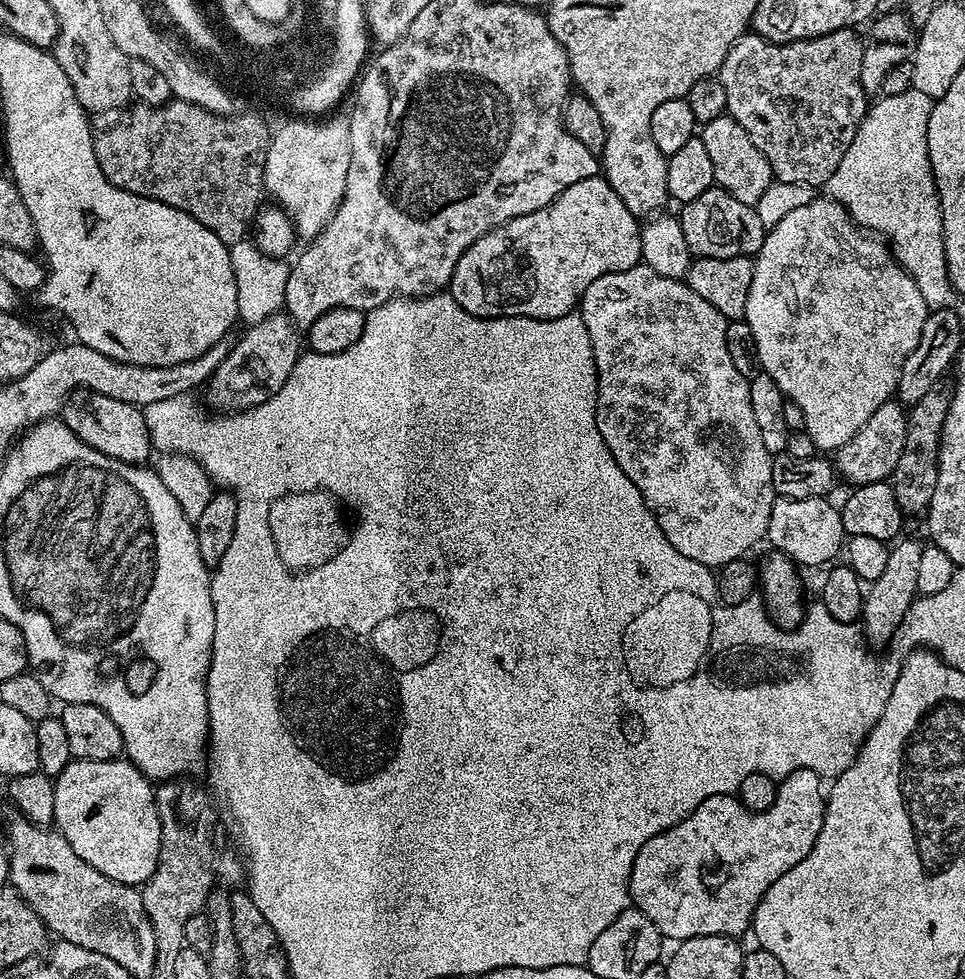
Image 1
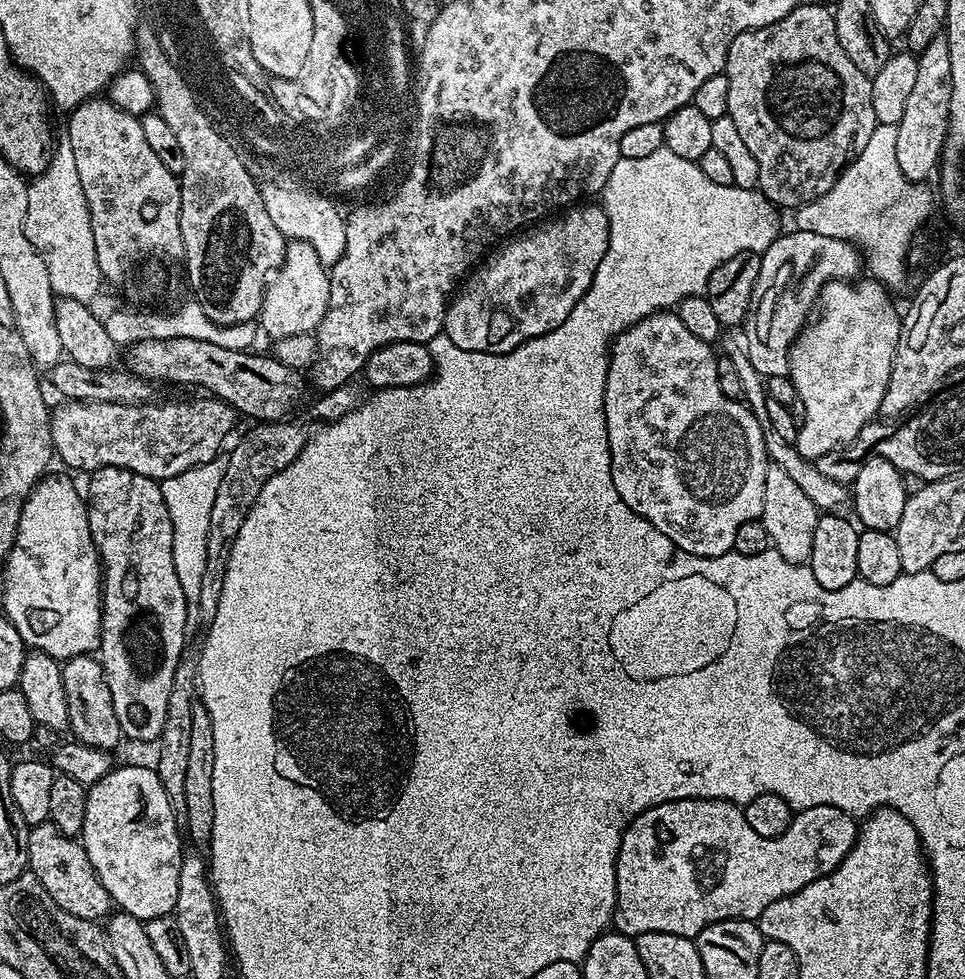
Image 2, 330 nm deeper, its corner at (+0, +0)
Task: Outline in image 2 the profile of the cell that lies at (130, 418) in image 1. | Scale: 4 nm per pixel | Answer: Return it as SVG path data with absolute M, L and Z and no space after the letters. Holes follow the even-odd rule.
M106 466L97 468L91 473L88 484L87 505L88 505L88 529L92 535L92 546L95 555L99 557L102 569L102 635L98 649L99 659L104 665L104 673L110 686L110 694L114 698L114 710L118 714L120 731L125 737L132 740L152 740L159 741L163 733L163 723L167 718L167 699L170 698L171 686L174 682L175 670L178 669L180 658L186 652L184 638L187 633L187 599L184 597L183 586L179 584L178 574L175 572L174 536L172 532L172 520L167 510L167 504L163 500L163 492L160 484L152 480L149 476L143 476L137 472L132 472L128 468L115 468Z

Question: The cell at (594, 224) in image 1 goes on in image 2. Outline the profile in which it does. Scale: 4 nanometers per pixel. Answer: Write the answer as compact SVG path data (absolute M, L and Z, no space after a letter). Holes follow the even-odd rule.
M600 206L584 208L580 212L580 220L579 214L572 211L576 210L565 211L564 220L550 225L545 236L528 236L525 240L506 245L500 260L489 266L485 276L472 274L463 281L462 287L447 305L442 329L443 335L448 336L458 350L489 352L499 356L503 352L513 352L527 340L545 336L554 330L568 317L570 310L574 310L574 306L586 294L596 267L600 265L602 249L606 244L606 213Z

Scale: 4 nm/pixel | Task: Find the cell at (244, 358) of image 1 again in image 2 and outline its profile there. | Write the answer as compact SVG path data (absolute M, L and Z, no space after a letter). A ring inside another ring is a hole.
M207 398L208 400L164 400L161 404L157 402L121 402L118 400L70 400L61 403L61 408L51 413L50 423L52 425L52 447L55 455L60 456L72 468L85 468L88 474L96 471L97 468L114 466L115 468L128 468L132 472L137 472L143 476L149 476L157 482L164 481L172 476L180 475L189 468L196 468L201 464L208 463L212 459L221 455L220 447L224 444L224 439L232 432L232 427L238 421L238 413L235 408L225 400Z

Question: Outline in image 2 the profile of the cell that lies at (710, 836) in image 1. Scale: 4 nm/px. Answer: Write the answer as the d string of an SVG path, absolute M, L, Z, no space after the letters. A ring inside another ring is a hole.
M671 800L665 804L654 806L632 819L620 843L618 858L616 859L616 911L612 913L612 924L615 931L633 938L641 936L644 932L665 932L666 934L695 938L702 929L711 924L717 924L719 920L759 921L762 910L766 910L766 906L770 902L774 902L783 896L789 896L792 892L797 892L809 881L816 880L821 874L835 868L840 863L845 851L851 848L858 831L857 821L852 820L855 819L849 813L840 808L835 808L835 806L810 806L799 809L793 815L790 826L782 835L763 836L762 834L754 834L750 822L746 822L743 807L732 804L728 800Z

